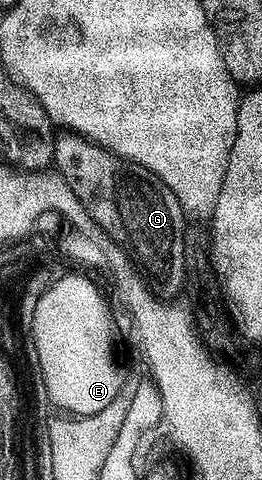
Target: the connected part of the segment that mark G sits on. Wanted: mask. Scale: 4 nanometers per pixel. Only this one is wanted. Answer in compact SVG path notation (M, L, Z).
M71 130L55 135L52 164L102 231L132 257L147 285L159 297L174 298L170 296L176 295L181 288L183 291L188 216L176 194L172 194L172 190L168 190L152 170L133 164L131 160L109 152Z

